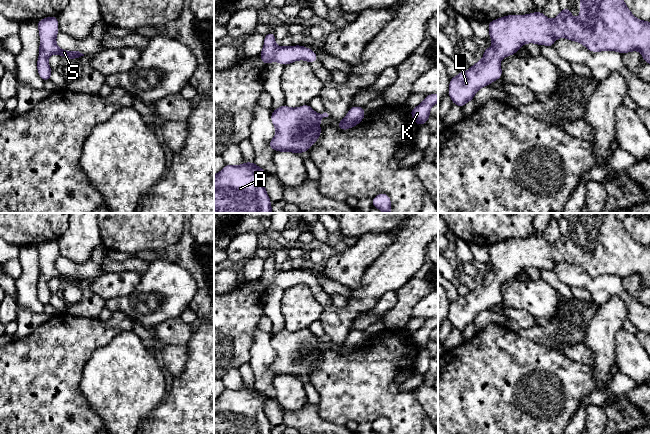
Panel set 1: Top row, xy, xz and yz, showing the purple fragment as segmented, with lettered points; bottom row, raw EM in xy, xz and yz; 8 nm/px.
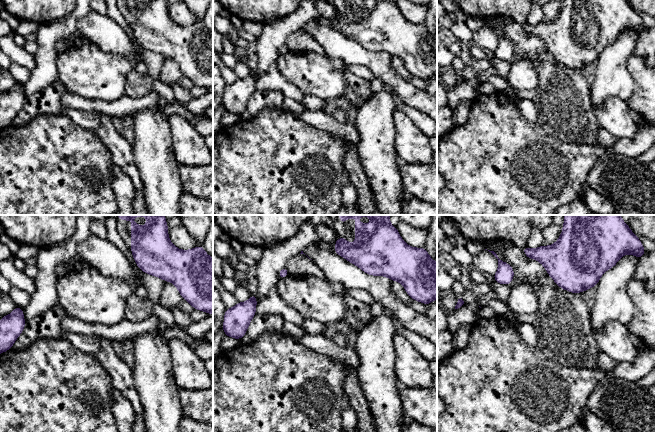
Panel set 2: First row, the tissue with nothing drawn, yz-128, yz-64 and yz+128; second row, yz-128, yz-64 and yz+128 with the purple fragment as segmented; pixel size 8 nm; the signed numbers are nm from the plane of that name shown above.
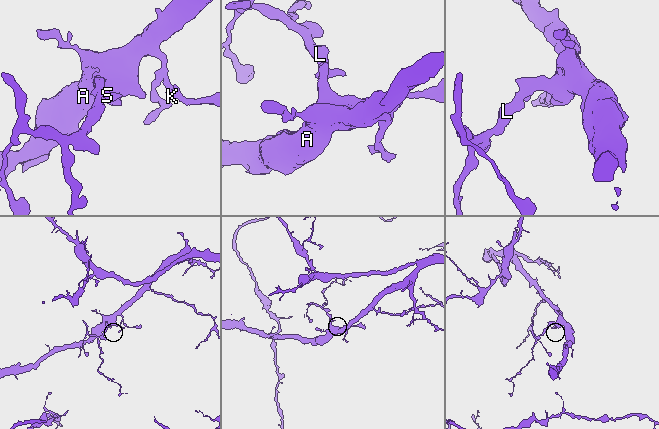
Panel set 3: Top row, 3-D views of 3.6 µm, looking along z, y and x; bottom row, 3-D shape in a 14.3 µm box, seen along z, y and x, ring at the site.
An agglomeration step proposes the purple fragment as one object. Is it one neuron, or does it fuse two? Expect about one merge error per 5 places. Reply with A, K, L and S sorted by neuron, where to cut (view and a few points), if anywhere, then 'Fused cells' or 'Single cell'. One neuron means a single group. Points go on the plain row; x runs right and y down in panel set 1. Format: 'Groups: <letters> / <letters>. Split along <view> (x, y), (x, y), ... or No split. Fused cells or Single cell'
Groups: A K L S. No split. Single cell

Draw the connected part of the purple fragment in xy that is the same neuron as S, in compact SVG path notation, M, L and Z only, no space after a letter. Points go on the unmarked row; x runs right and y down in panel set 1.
M57 240L46 241L37 245L39 259L40 259L40 271L39 281L37 285L37 293L40 302L43 305L51 303L52 294L48 287L48 281L52 278L58 278L60 281L64 280L68 283L77 283L84 278L76 274L66 275L60 273L56 269L56 260L59 255Z

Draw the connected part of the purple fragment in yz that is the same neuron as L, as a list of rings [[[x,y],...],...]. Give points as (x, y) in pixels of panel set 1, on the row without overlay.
[[[565,213],[565,215],[565,219],[569,223],[572,216],[580,218],[580,240],[578,244],[572,240],[570,233],[566,230],[554,244],[547,242],[541,235],[538,235],[527,239],[508,239],[488,246],[489,260],[493,266],[492,271],[485,272],[482,284],[476,286],[469,294],[459,296],[456,301],[450,302],[448,319],[453,328],[462,332],[468,325],[473,324],[480,312],[491,309],[493,305],[500,303],[502,301],[500,284],[503,281],[515,278],[526,267],[553,271],[556,263],[564,261],[583,268],[591,276],[609,274],[625,278],[630,275],[640,275],[644,286],[650,288],[650,245],[637,243],[626,230],[623,221],[617,218],[616,213]]]

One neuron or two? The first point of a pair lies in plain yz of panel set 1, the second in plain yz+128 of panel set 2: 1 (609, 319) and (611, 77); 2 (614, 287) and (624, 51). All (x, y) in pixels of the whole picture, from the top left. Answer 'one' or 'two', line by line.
1: one
2: two

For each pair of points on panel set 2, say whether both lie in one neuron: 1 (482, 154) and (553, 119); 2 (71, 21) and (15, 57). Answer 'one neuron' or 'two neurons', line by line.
1: two neurons
2: two neurons

